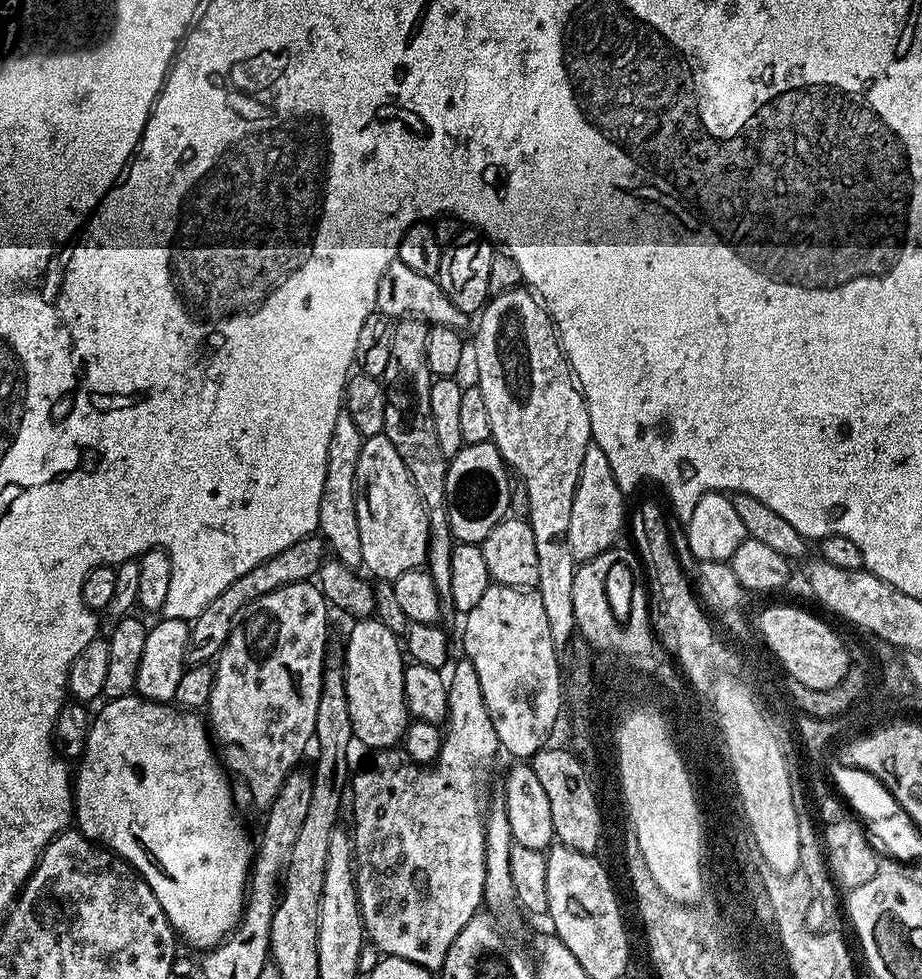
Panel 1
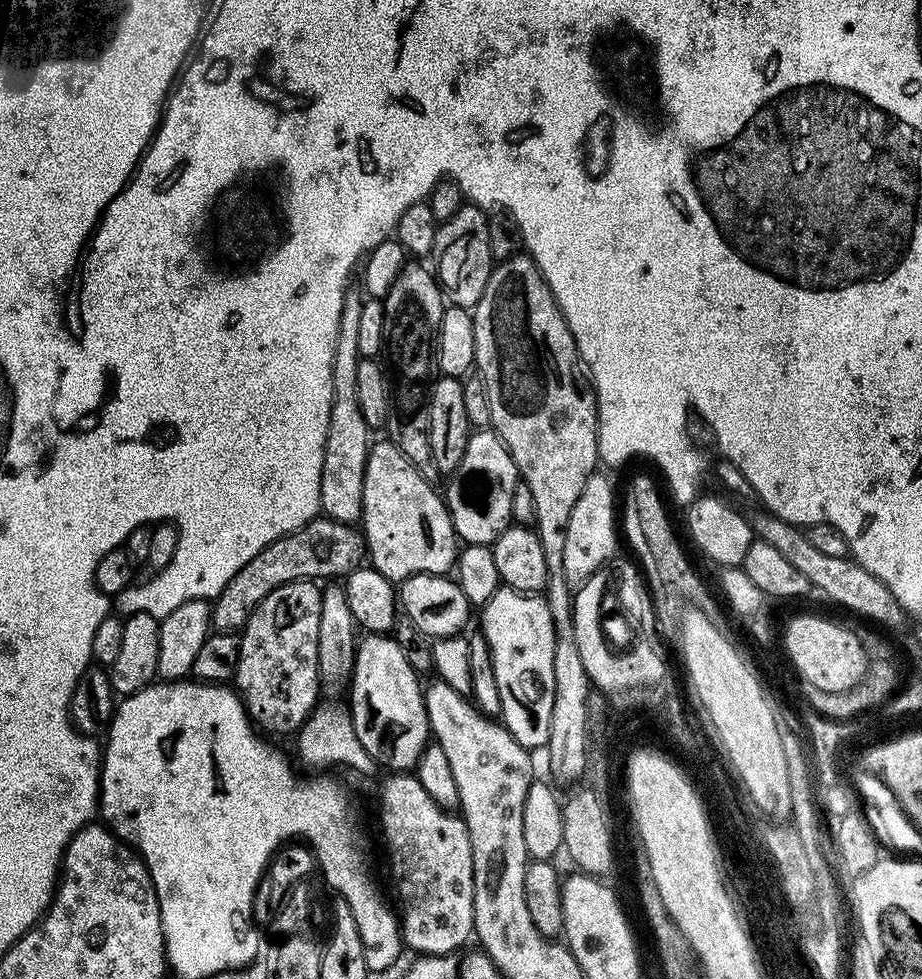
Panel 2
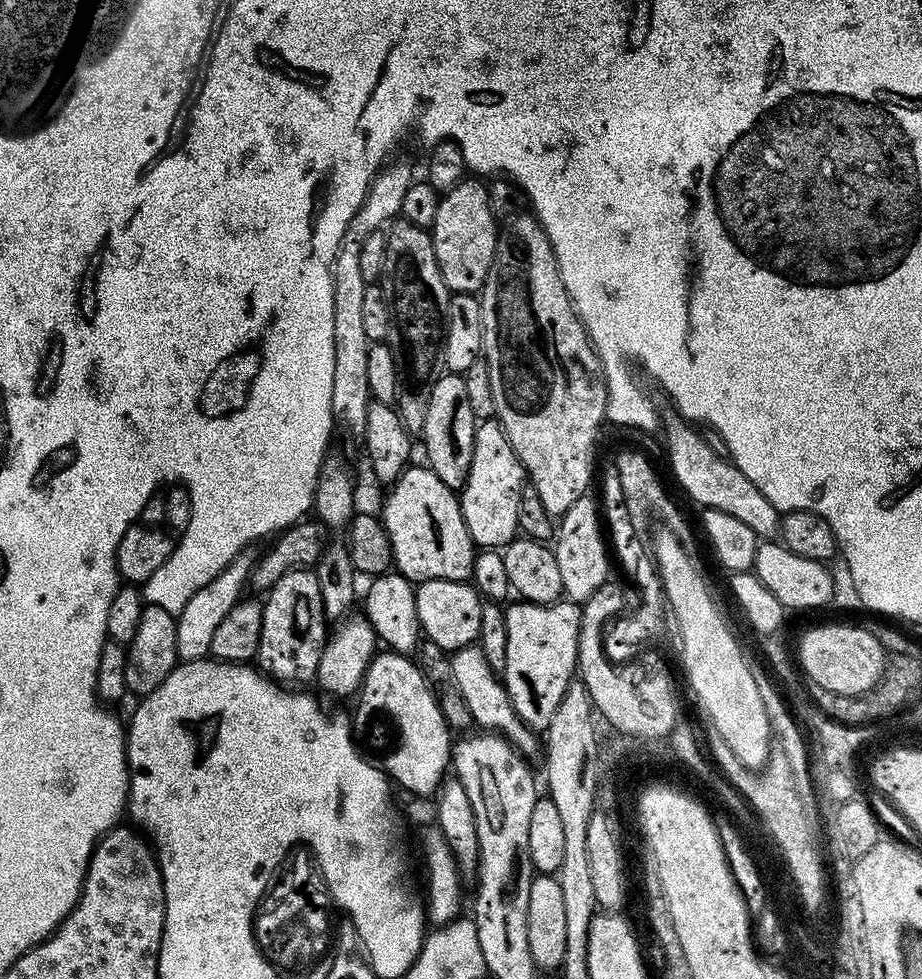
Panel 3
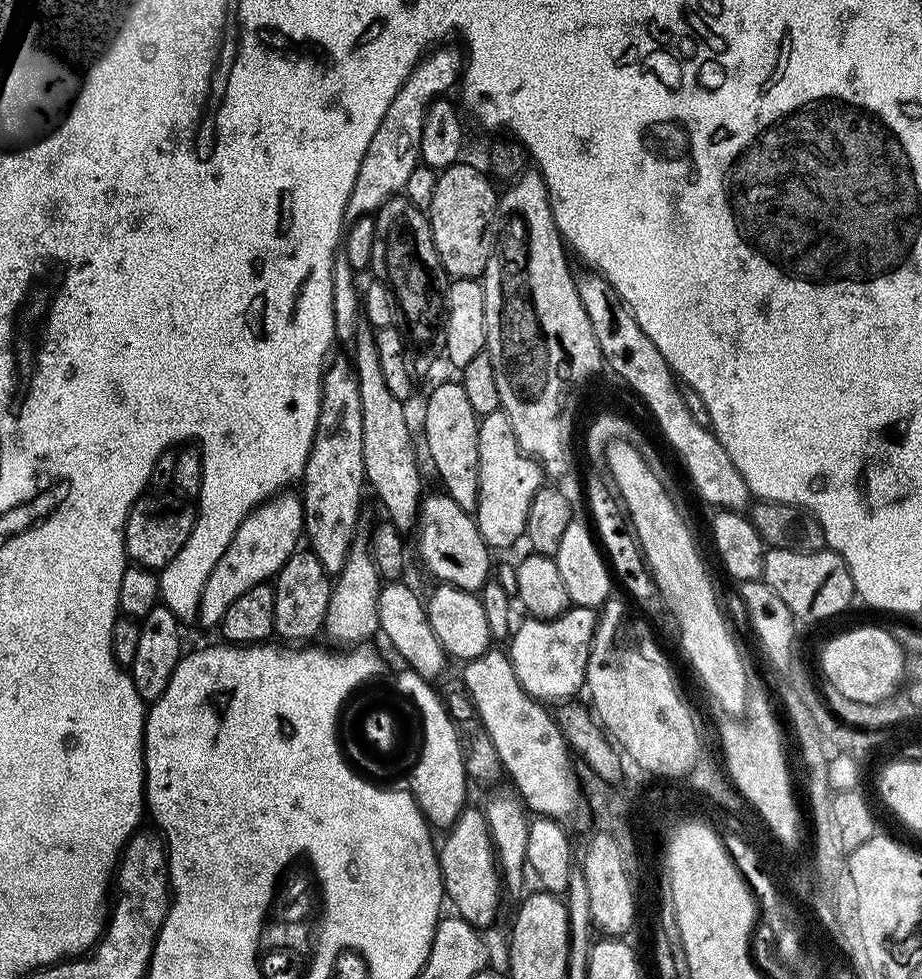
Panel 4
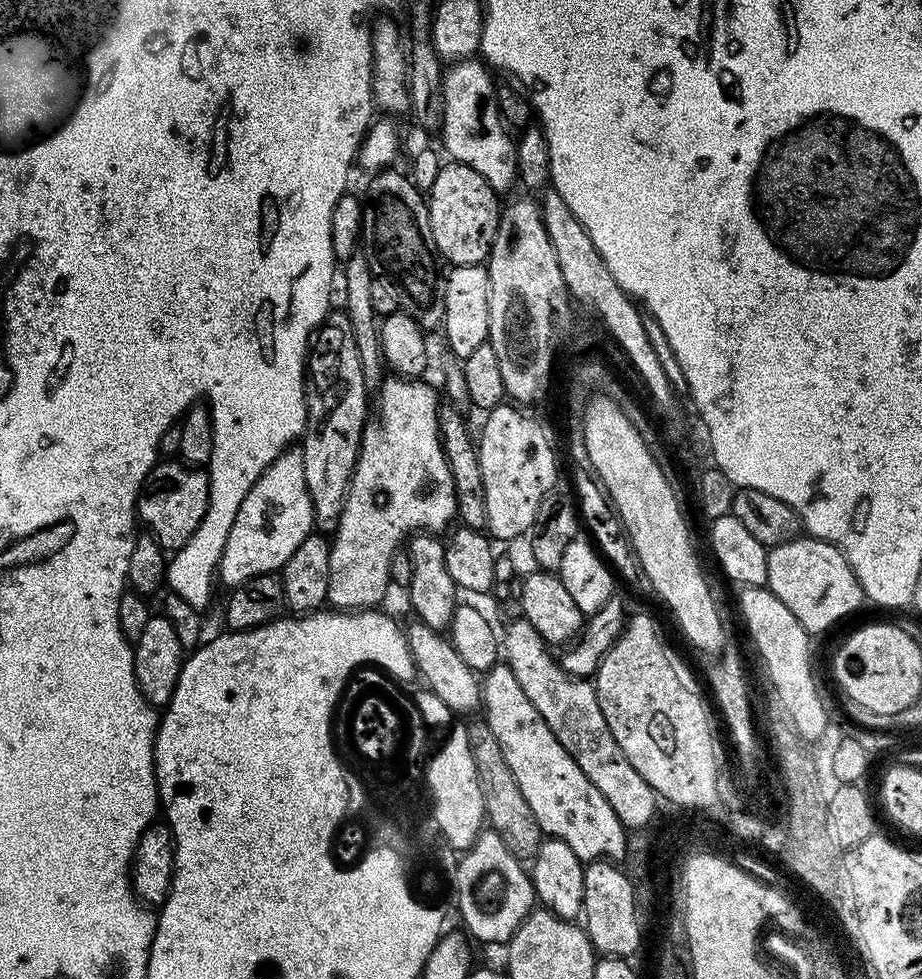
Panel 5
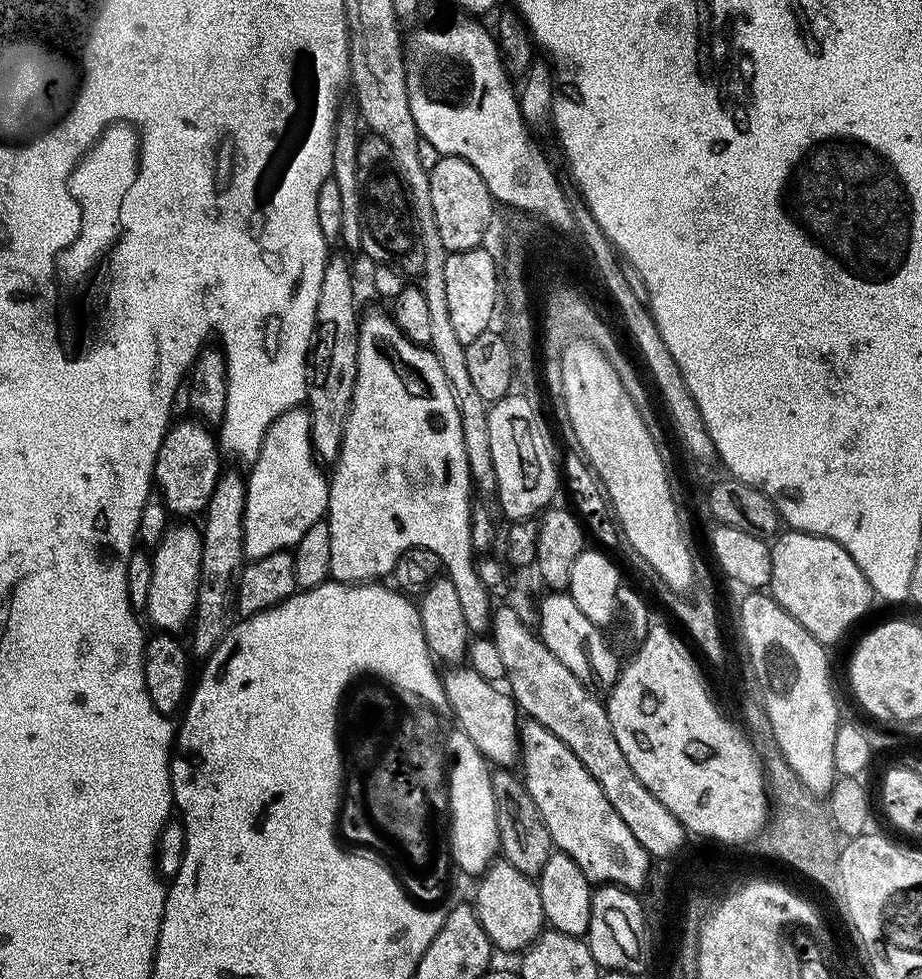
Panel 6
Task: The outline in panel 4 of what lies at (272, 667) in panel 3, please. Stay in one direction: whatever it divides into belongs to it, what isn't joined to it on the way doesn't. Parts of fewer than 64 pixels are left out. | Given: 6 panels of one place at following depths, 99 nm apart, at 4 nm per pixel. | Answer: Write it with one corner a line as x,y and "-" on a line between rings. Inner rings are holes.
298,550
282,566
282,570
274,577
276,597
274,598
275,635
284,642
308,642
315,632
319,633
324,627
326,606
330,602
333,581
326,570
322,570
322,562
310,550

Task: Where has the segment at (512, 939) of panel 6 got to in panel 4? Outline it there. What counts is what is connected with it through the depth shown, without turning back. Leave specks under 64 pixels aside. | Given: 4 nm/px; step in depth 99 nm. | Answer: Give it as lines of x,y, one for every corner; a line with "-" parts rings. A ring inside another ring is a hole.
465,807
459,818
452,823
446,832
446,837
438,848
440,857
440,876
444,879
444,894
449,905
453,904
455,915
468,924
473,924
477,930
485,930
496,920
500,912
500,892
502,893
502,877
500,866
496,863
496,848
492,845
492,835
488,829
488,819
484,816
483,807

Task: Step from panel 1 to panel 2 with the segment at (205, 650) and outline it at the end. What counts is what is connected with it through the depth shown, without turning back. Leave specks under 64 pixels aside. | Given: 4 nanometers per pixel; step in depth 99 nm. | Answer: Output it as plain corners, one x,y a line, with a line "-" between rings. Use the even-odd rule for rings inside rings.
323,514
304,524
298,530
270,542
214,598
212,604
212,628
217,632
235,633
243,629
250,614
278,586
286,586
295,580
328,582
333,578
347,577
366,560
366,545
363,531
359,527
340,524

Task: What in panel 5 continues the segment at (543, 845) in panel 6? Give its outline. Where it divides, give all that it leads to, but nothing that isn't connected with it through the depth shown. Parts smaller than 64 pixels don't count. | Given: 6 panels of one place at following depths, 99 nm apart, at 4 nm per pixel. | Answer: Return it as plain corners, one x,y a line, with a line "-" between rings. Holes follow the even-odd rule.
479,719
467,721
468,741
474,766
478,770
478,782
482,786
484,795
487,827
496,832
498,838
502,838
502,842
506,842
510,854
531,858
539,850
542,839
538,818
534,818
534,813
531,812
530,805
526,802
526,797
523,796
522,789
510,770
510,765
506,762
506,757
502,755
502,746
498,746
498,738
494,738
494,730
490,730
487,719

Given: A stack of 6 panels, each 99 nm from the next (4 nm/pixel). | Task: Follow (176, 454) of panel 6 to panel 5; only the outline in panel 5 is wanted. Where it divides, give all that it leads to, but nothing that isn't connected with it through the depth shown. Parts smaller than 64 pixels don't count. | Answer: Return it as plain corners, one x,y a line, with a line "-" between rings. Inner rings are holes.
161,459
152,465
140,495
136,497
136,514
160,547
174,554
190,542
194,530
202,522
208,509
208,473
203,467
181,462
179,459

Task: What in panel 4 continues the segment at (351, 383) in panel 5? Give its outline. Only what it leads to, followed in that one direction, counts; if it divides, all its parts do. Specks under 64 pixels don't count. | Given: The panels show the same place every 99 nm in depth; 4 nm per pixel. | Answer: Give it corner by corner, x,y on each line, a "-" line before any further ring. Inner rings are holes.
334,360
325,367
324,378
320,382
318,426
314,430
310,454
304,467
304,492
299,493
300,501
304,504
304,536
307,547
316,555
318,562
322,562
322,570
326,570
332,578
340,573
342,566
346,566
346,558
357,539
356,527
360,524
360,503
364,500
364,492
366,496
362,458
362,398
358,398
356,369
349,361
347,364
344,360

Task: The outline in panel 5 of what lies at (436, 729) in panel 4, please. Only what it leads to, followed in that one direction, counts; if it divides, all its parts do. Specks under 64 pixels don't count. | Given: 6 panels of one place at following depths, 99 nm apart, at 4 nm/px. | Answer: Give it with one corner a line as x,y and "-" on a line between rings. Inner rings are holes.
464,722
453,723
455,735
444,752
432,764
429,779
432,783
433,796
436,798
436,814
443,824
446,842
456,850
469,848
480,836
486,824
484,815
484,795
478,782
478,770
474,766
474,758
470,754
468,741
468,725

